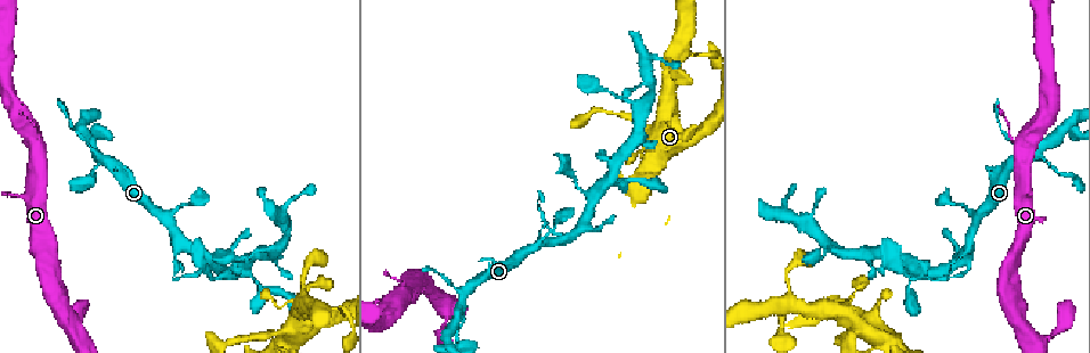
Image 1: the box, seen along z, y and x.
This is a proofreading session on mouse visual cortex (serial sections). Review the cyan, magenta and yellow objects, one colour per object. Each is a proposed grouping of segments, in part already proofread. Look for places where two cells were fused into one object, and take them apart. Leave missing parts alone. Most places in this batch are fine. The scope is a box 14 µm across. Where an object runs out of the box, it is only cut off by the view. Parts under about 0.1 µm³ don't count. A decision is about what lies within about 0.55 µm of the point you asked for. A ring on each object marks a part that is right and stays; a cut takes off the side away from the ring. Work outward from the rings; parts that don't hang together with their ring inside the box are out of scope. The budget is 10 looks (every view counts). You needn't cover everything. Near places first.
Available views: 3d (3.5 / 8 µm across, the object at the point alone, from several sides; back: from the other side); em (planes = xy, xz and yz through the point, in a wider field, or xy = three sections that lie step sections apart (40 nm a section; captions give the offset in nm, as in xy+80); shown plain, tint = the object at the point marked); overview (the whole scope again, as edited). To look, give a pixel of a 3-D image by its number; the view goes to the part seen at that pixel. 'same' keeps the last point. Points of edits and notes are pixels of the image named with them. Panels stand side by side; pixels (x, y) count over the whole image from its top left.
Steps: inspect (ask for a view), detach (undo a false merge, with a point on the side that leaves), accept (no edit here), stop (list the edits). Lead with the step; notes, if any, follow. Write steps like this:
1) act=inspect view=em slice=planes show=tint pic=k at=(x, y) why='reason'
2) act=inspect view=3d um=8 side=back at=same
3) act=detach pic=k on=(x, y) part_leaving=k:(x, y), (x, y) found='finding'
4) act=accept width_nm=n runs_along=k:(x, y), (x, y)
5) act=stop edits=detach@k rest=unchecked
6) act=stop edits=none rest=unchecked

act=inspect view=3d um=3.5 pic=1 at=(958, 203)

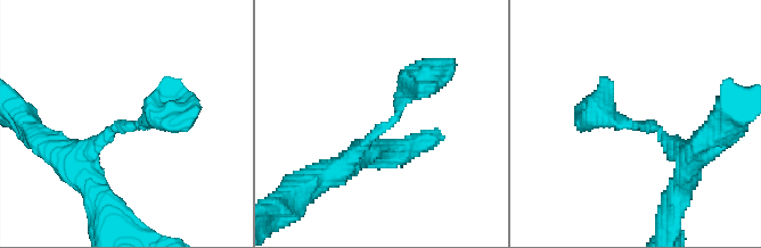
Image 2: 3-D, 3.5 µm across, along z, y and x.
act=accept runs_along=2:(342, 166), (394, 120), (404, 90), (443, 73) found='continuous, no second cell'

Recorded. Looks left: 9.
act=inspect view=3d um=8 pic=1 at=(260, 290) why='narrows sharply'

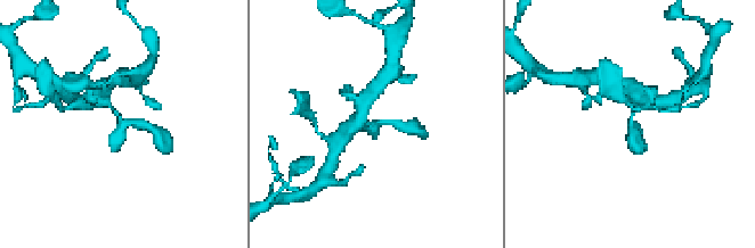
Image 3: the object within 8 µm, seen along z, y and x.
act=inspect view=em slice=xy step=1 show=tint pic=3 at=(121, 122) why='now the EM'

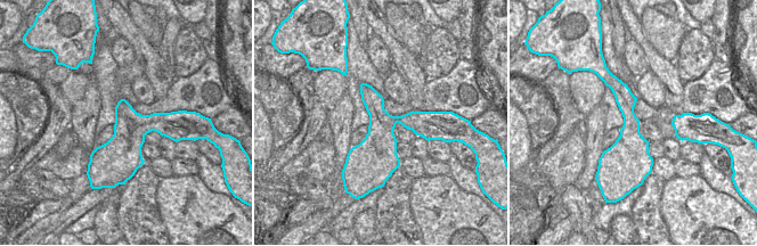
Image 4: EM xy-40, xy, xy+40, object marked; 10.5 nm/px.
act=accept width_nm=320 runs_along=3:(99, 91), (121, 125), (114, 149) found='all the same cell'

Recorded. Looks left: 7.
act=inspect view=3d um=3.5 pic=1 at=(278, 332) why='thick turns thin'

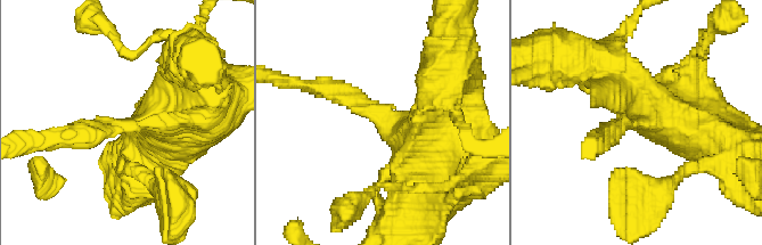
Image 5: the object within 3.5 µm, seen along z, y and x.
act=accept arm_widths_nm=300,700 runs_along=5:(459, 128), (407, 139), (322, 87) found='continuous, no second cell'

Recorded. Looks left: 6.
act=inspect view=3d um=3.5 pic=1 at=(788, 299)

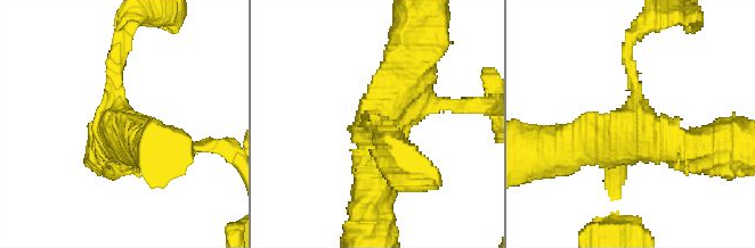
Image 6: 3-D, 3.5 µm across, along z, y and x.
act=accept runs_along=6:(379, 167), (410, 31) found='continuous, no second cell'

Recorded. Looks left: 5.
act=stop edits=none rest=unchecked

